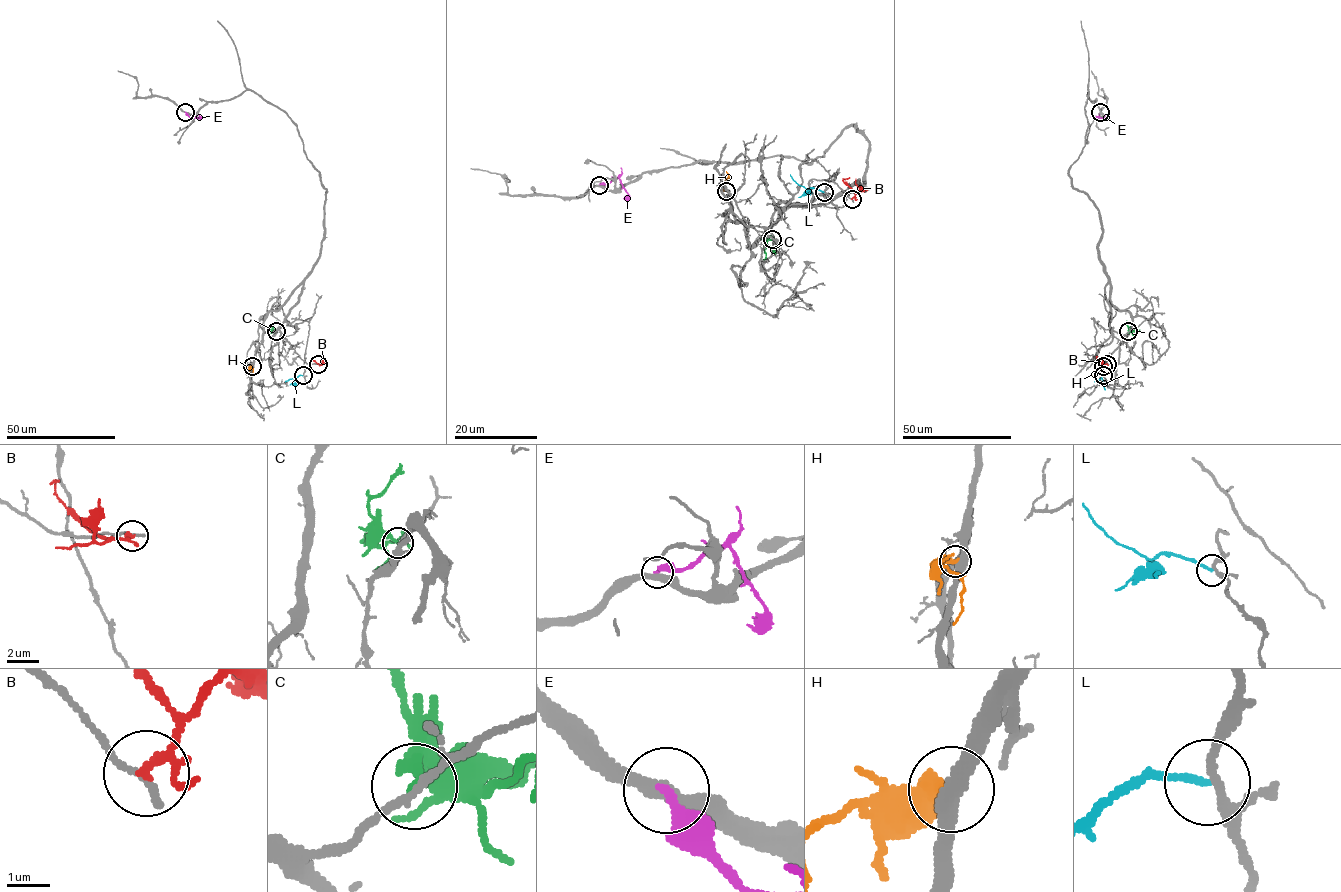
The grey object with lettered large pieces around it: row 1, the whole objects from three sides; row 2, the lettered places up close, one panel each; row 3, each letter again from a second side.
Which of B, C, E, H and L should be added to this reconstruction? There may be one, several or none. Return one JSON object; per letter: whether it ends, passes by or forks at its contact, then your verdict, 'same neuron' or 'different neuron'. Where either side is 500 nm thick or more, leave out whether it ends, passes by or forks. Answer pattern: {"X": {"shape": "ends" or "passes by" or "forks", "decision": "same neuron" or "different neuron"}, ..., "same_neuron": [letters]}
{"B": {"shape": "passes by", "decision": "different neuron"}, "C": {"shape": "ends", "decision": "different neuron"}, "E": {"shape": "ends", "decision": "different neuron"}, "H": {"shape": "ends", "decision": "different neuron"}, "L": {"shape": "ends", "decision": "different neuron"}, "same_neuron": []}

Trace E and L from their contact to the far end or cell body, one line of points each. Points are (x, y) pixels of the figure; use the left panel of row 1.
E: (185, 112), (190, 117), (199, 118)
L: (303, 375), (285, 381)

